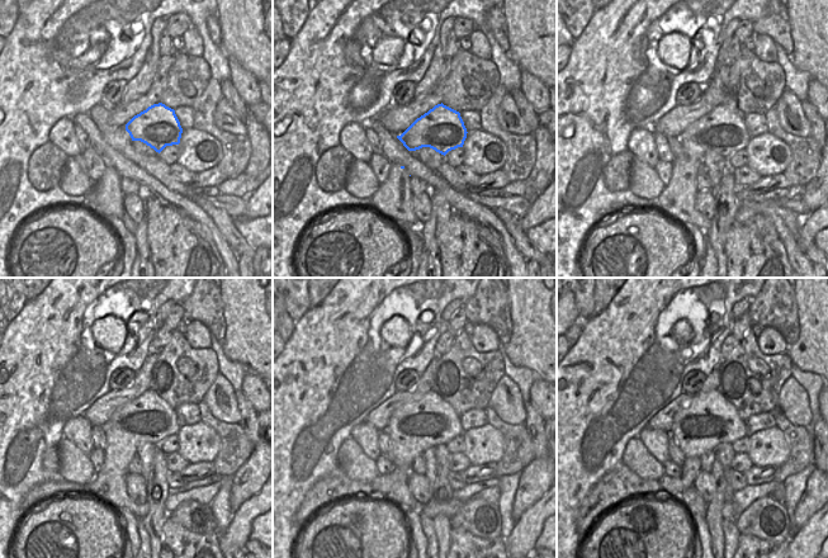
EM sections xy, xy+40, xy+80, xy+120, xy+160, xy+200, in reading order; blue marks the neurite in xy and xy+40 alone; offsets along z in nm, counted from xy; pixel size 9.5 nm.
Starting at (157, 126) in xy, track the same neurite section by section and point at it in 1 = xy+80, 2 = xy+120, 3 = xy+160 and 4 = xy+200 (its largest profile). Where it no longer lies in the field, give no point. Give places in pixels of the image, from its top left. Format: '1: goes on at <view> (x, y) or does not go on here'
1: goes on at xy+80 (722, 131)
2: goes on at xy+120 (148, 419)
3: goes on at xy+160 (414, 428)
4: goes on at xy+200 (709, 420)

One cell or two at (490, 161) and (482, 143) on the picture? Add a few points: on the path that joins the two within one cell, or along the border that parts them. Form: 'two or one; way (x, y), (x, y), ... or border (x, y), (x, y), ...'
one; way (485, 157), (482, 149)

